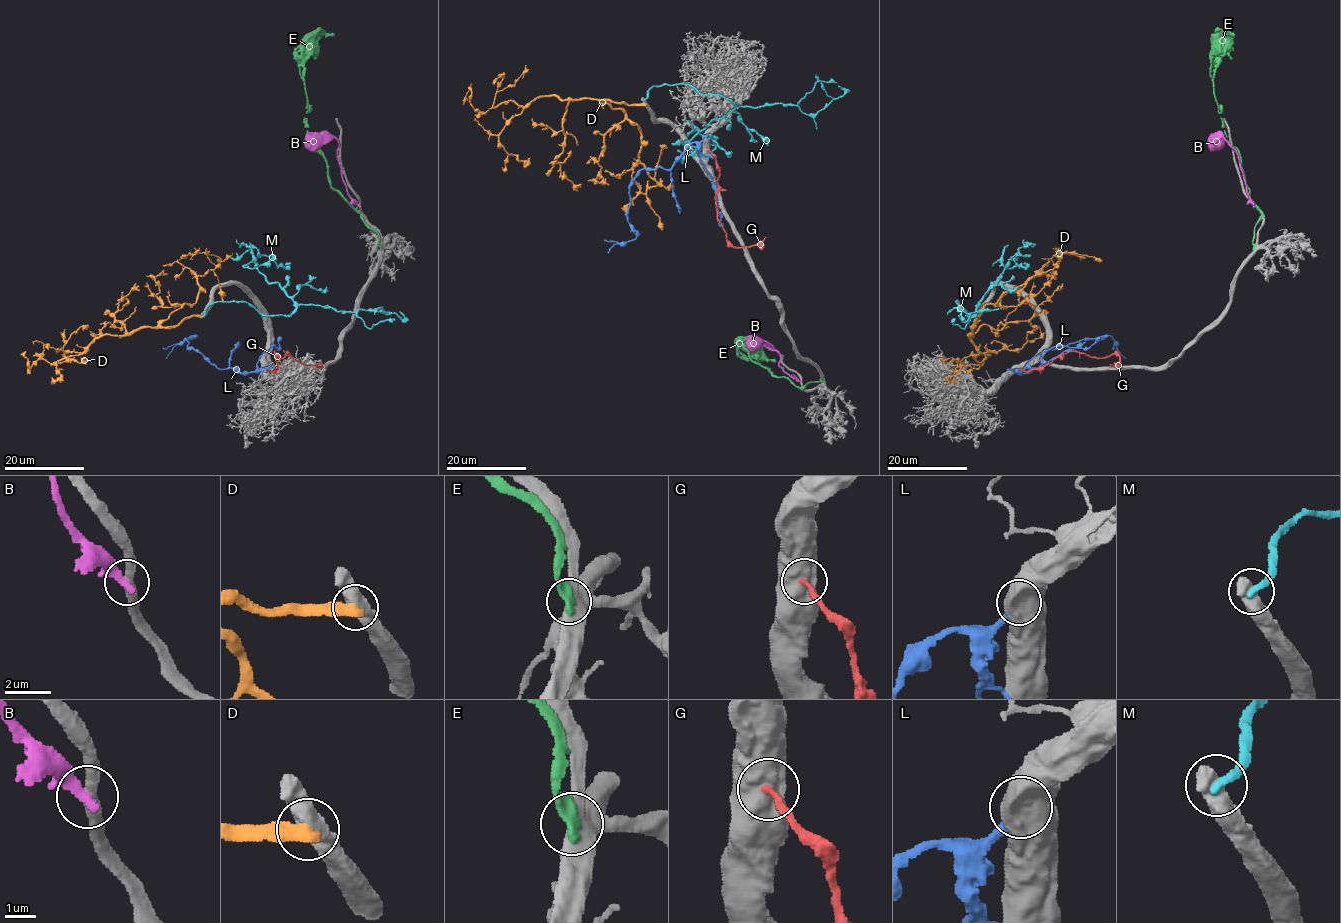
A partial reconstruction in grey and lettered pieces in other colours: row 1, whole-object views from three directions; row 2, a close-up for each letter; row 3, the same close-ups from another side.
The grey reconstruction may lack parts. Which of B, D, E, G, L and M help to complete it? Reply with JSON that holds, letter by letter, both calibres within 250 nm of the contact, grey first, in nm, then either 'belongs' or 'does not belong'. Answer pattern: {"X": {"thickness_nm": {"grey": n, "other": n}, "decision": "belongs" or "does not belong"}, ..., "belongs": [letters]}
{"B": {"thickness_nm": {"grey": 420, "other": 320}, "decision": "does not belong"}, "D": {"thickness_nm": {"grey": 500, "other": 440}, "decision": "does not belong"}, "E": {"thickness_nm": {"grey": 440, "other": 440}, "decision": "does not belong"}, "G": {"thickness_nm": {"grey": 850, "other": 240}, "decision": "does not belong"}, "L": {"thickness_nm": {"grey": 800, "other": 420}, "decision": "does not belong"}, "M": {"thickness_nm": {"grey": 750, "other": 280}, "decision": "does not belong"}, "belongs": []}

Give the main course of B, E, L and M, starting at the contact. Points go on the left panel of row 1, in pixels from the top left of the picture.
B: (359, 206), (348, 193), (337, 154), (339, 142), (329, 135), (313, 134), (304, 144)
E: (381, 248), (379, 236), (332, 187), (327, 161), (307, 141), (304, 60), (324, 35), (334, 33)
L: (264, 370), (239, 373), (233, 368), (219, 369), (187, 347), (185, 339), (194, 336), (180, 341), (165, 358)
M: (202, 316), (211, 303), (247, 302), (268, 316), (295, 308), (258, 269), (274, 256), (256, 248), (231, 257)

